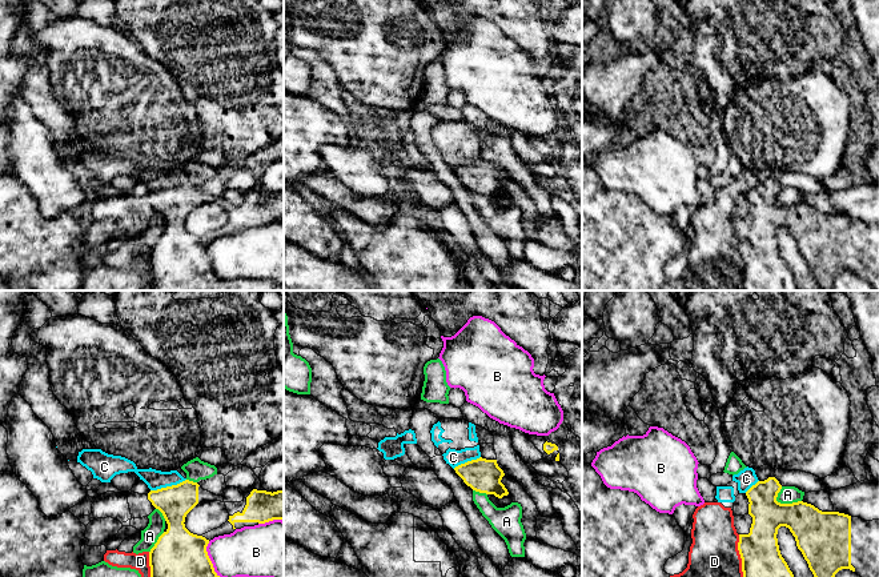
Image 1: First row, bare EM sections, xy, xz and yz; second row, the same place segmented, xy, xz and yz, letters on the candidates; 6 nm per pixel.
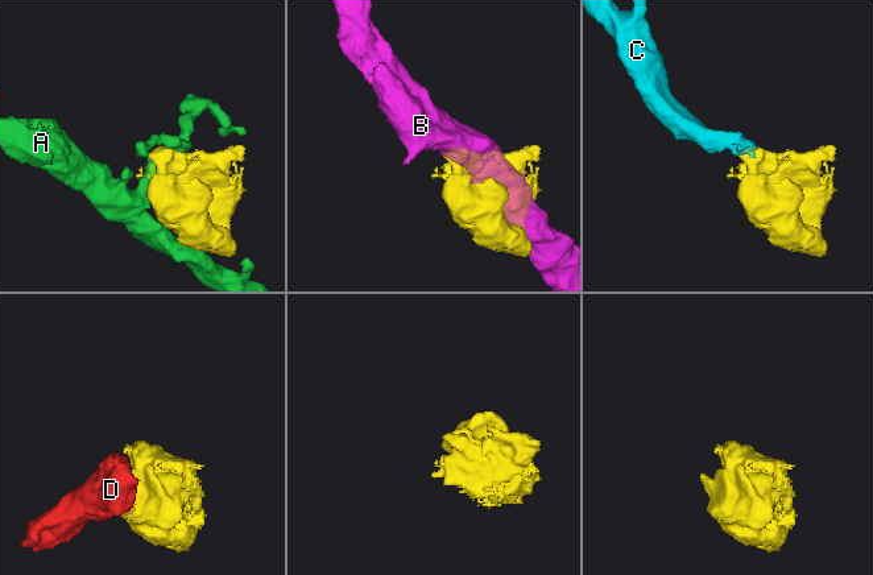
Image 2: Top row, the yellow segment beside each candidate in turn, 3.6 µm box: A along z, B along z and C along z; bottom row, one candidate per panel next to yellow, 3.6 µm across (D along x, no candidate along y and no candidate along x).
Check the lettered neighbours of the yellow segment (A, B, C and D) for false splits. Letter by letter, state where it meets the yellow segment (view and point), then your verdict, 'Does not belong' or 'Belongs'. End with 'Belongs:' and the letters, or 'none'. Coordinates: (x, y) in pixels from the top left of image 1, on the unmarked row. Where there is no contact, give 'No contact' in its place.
A: Touches yellow at yz (787, 205). Does not belong
B: Touches yellow at xy (233, 280). Does not belong
C: Touches yellow at xy (168, 188). Does not belong
D: Touches yellow at yz (742, 263). Does not belong
Belongs: none

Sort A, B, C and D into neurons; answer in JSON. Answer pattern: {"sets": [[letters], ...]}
{"sets": [["A"], ["B"], ["C", "D"]]}

